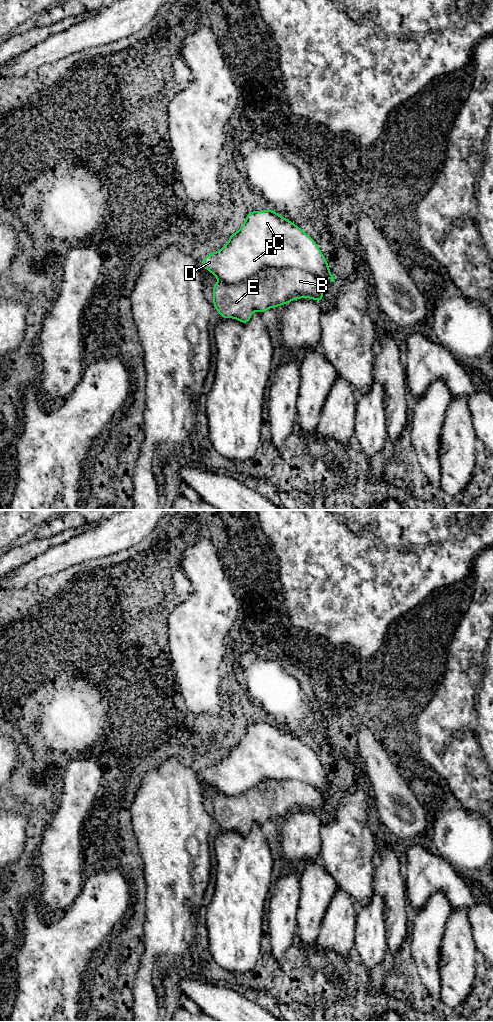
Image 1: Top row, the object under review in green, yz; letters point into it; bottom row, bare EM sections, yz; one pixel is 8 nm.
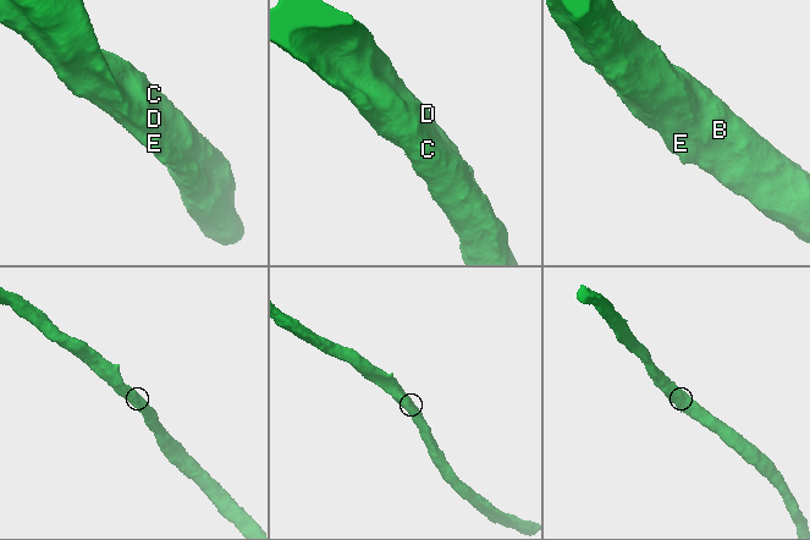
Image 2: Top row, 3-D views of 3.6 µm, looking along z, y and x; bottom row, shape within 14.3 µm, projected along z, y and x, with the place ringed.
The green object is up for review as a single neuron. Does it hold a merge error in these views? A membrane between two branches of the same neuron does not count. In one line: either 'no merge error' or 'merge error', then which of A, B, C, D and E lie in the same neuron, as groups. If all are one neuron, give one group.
merge error; A C D / B E

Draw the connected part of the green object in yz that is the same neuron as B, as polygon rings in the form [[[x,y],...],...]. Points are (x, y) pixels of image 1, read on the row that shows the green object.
[[[265,267],[259,274],[237,284],[218,282],[213,286],[212,293],[213,306],[222,318],[237,319],[246,324],[254,311],[263,314],[268,308],[277,308],[300,298],[321,302],[324,288],[321,281],[304,270]]]

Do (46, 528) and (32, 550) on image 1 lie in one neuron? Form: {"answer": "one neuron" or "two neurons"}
{"answer": "one neuron"}

